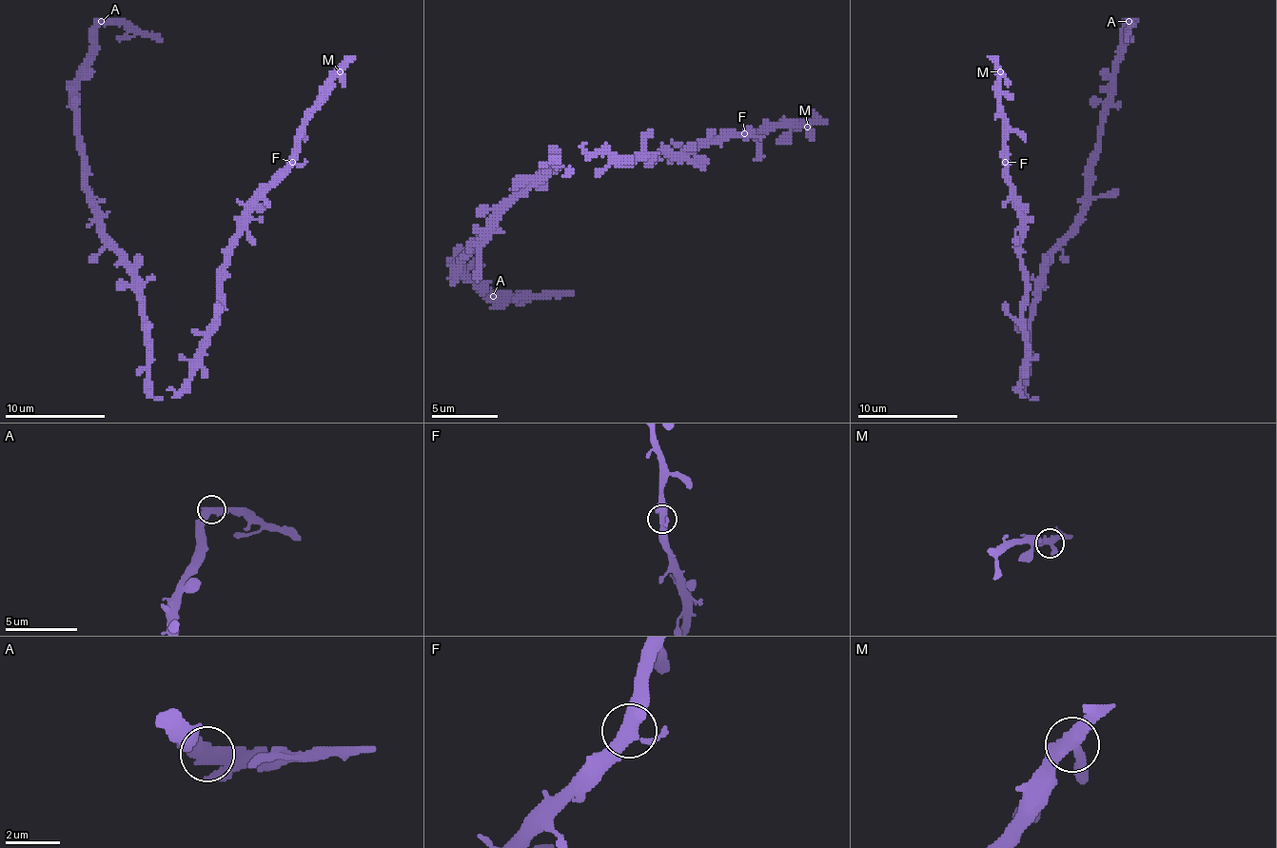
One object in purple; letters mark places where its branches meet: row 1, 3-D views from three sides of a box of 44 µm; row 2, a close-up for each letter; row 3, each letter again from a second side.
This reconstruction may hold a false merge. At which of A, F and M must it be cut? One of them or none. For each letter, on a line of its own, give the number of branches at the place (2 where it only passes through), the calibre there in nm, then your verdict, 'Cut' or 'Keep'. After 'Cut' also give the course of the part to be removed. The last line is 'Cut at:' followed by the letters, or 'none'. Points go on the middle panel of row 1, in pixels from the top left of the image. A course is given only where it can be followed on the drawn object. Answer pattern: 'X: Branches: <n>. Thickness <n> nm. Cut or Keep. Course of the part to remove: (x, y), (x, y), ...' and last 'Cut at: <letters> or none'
A: Branches: 3. Thickness 400 nm. Cut. Course of the part to remove: (494, 295), (573, 291)
F: Branches: 3. Thickness 400 nm. Keep
M: Branches: 3. Thickness 400 nm. Keep
Cut at: A

